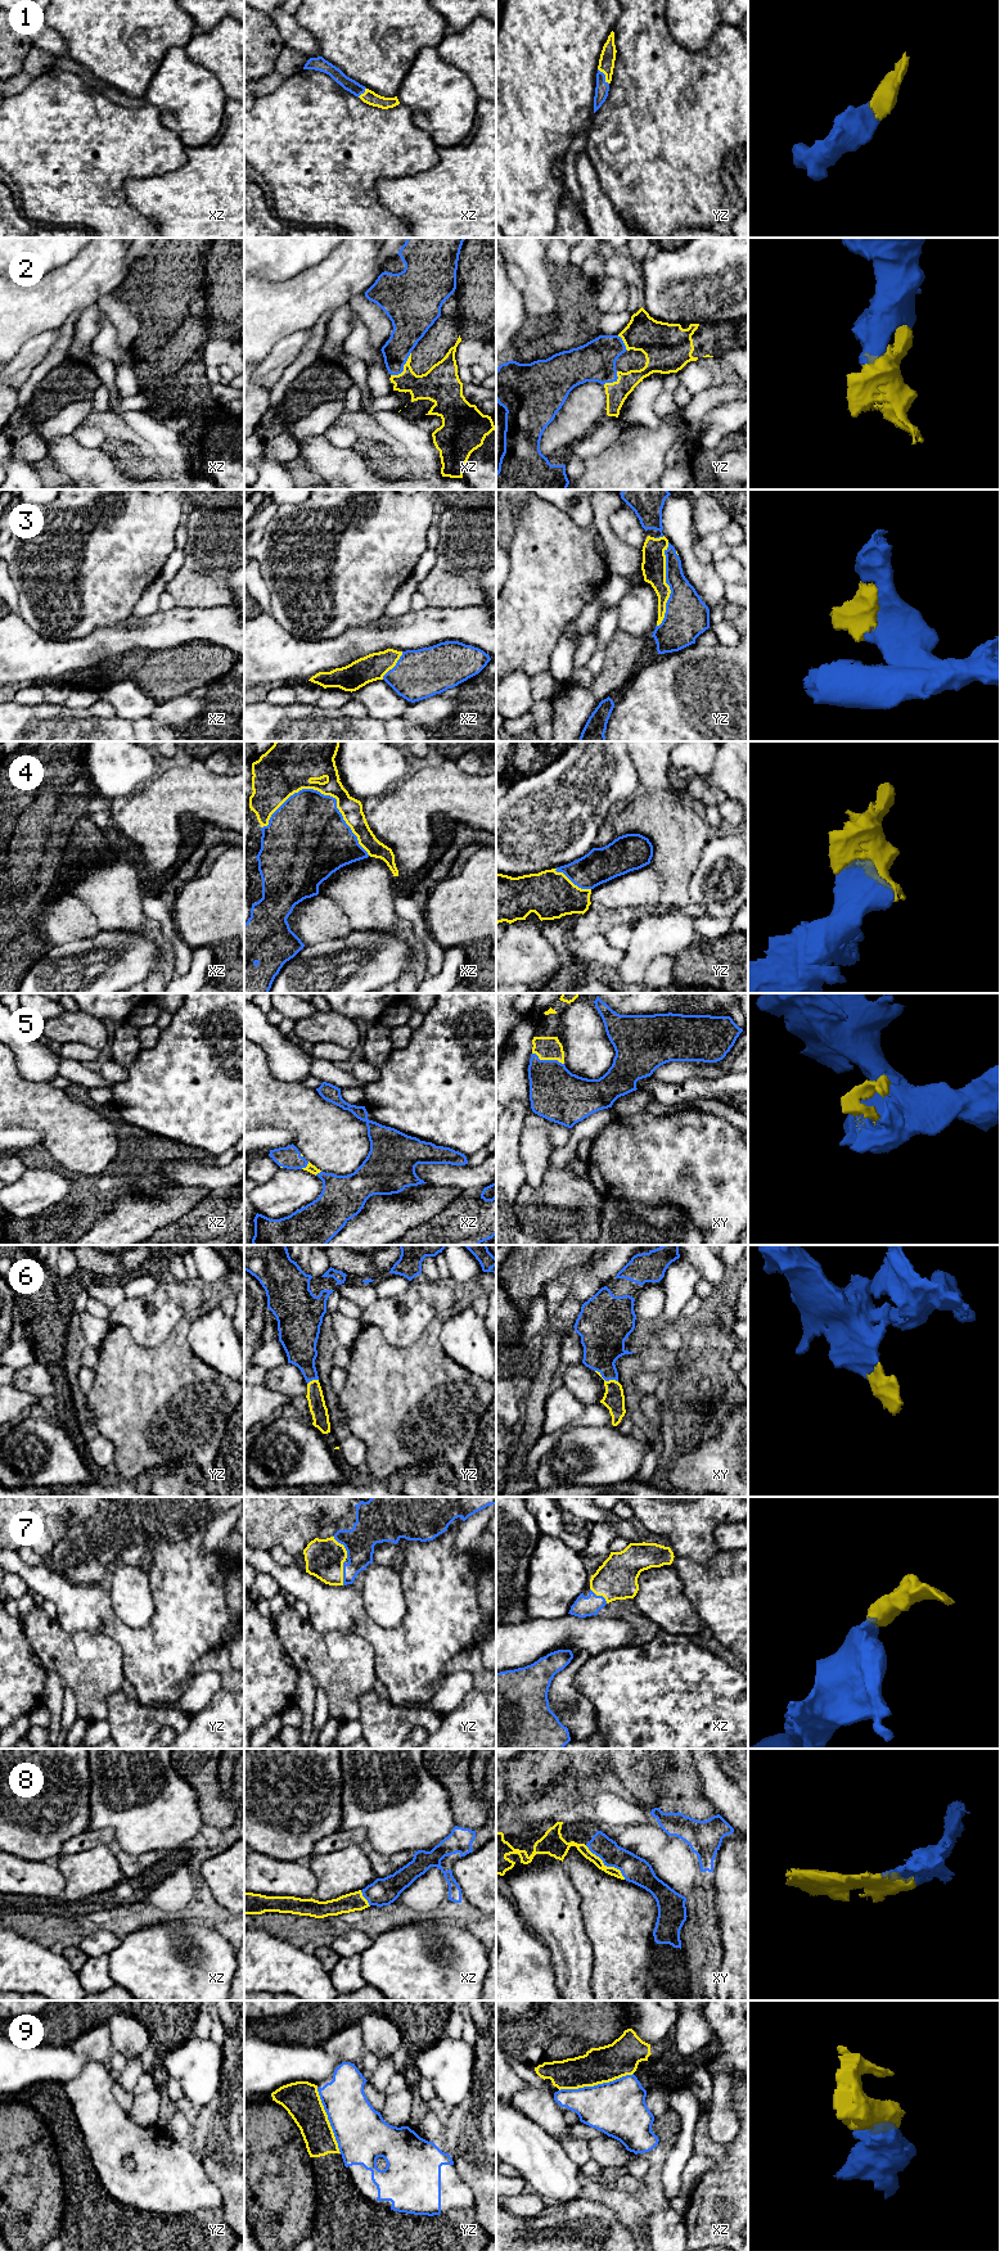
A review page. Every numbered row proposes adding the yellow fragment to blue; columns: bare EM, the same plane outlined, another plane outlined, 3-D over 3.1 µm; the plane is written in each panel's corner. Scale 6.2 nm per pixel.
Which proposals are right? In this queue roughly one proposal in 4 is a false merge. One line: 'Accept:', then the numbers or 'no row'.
Accept: 1, 2, 3, 4, 5, 6, 7, 8

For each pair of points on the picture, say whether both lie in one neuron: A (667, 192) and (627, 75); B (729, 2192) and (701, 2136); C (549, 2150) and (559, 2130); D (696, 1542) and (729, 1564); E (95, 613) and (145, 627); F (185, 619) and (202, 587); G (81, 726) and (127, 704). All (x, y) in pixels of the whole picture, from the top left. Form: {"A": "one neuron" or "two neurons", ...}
{"A": "one neuron", "B": "one neuron", "C": "two neurons", "D": "two neurons", "E": "two neurons", "F": "two neurons", "G": "two neurons"}

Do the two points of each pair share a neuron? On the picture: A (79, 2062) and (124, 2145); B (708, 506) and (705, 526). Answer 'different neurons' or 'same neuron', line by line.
A: different neurons
B: same neuron

